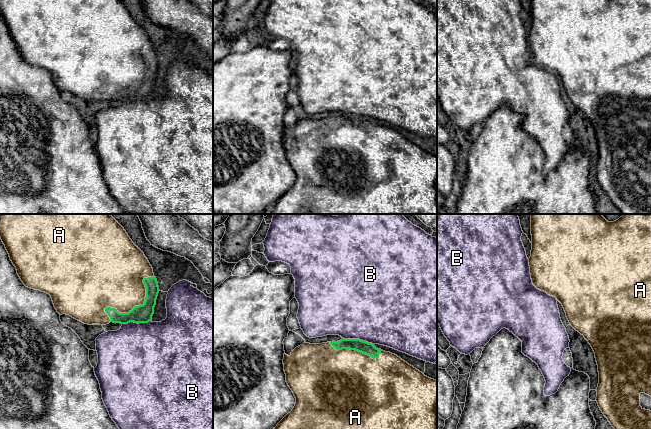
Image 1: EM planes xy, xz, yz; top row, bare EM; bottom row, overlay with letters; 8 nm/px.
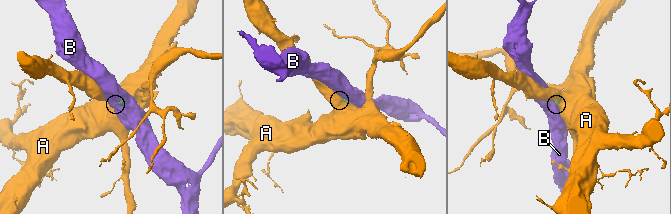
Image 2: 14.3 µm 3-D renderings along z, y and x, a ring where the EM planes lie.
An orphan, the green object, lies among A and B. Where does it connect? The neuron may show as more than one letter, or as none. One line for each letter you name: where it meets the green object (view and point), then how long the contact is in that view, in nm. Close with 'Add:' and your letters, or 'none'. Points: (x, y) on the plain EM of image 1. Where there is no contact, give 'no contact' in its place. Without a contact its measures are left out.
A: contact xy (135, 82); length 500 nm
Add: A

